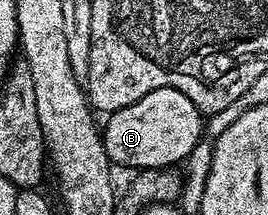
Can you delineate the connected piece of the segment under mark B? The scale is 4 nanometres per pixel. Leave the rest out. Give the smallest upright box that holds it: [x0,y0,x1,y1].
[103,87,203,171]

